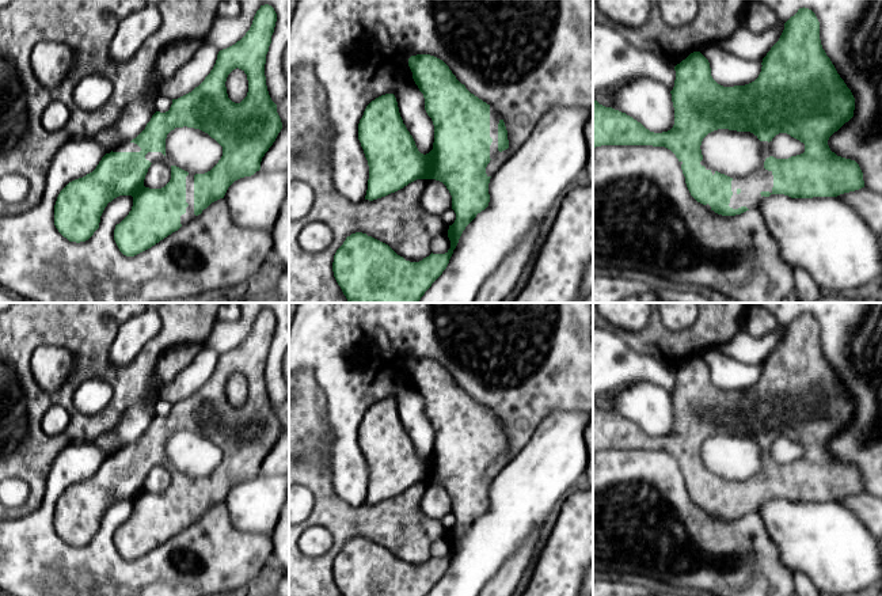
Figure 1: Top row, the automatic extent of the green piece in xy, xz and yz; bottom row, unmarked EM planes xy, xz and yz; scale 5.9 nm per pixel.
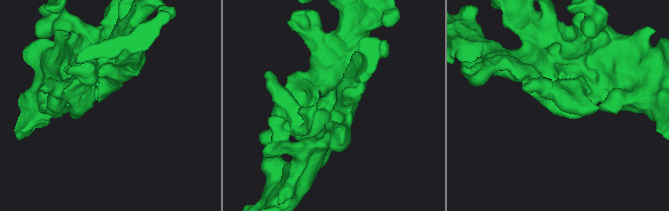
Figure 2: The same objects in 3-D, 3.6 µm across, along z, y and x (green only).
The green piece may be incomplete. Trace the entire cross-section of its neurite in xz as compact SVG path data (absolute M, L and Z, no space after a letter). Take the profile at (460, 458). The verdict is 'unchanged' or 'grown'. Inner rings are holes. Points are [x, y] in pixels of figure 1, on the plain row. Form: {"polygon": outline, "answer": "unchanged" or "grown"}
{"polygon": "M430 358L408 362L413 383L425 402L425 414L434 429L433 453L423 459L399 417L394 398L372 405L358 428L358 444L369 470L365 504L373 505L395 497L417 483L442 486L452 500L456 524L448 534L450 553L445 558L430 558L419 566L406 565L388 548L362 536L351 538L337 554L334 581L342 596L426 596L446 573L465 531L490 506L487 468L509 452L507 434L497 414L471 398L449 371Z", "answer": "grown"}

